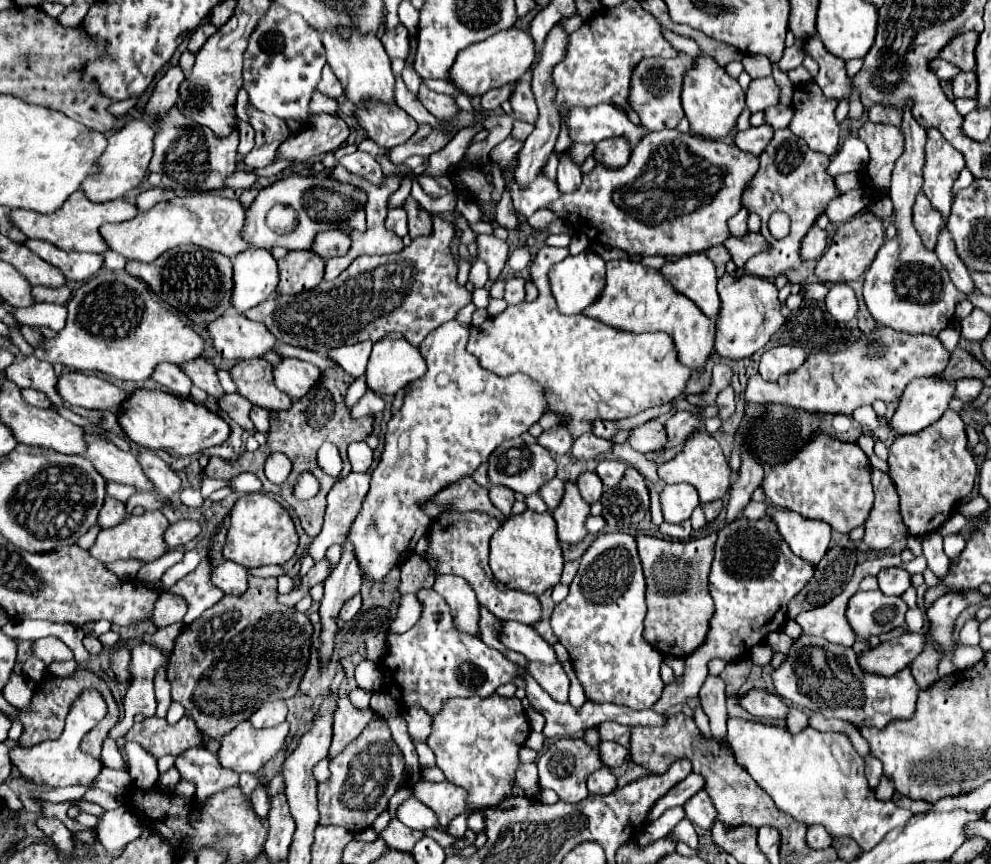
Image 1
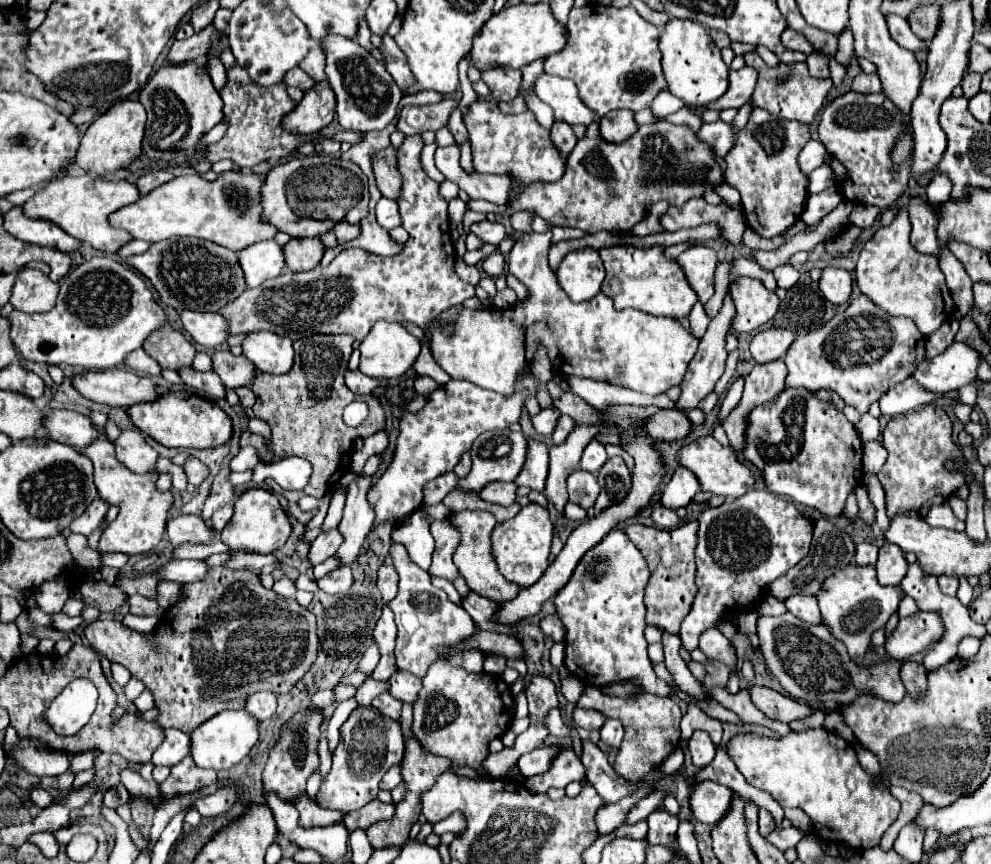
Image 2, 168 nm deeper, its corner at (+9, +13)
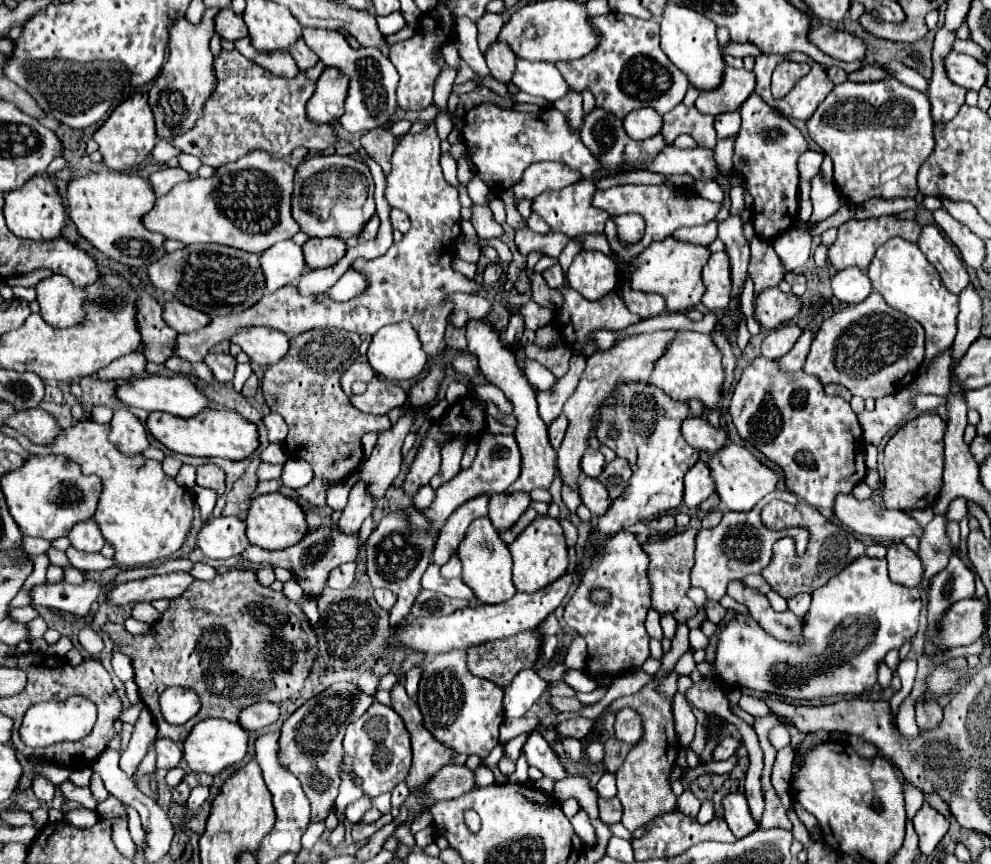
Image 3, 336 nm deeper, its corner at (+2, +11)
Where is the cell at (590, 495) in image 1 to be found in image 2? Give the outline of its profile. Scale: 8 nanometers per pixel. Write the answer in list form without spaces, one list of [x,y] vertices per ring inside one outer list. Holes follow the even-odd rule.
[[[578,469],[568,477],[568,493],[570,493],[572,503],[584,509],[590,509],[594,507],[594,501],[600,493],[600,485],[592,473]]]

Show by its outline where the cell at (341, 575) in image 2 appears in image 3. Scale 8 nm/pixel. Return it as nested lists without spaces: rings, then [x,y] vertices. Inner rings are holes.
[[[343,563],[339,567],[335,567],[331,573],[329,573],[329,581],[327,585],[331,589],[349,589],[351,583],[355,579],[355,563]]]

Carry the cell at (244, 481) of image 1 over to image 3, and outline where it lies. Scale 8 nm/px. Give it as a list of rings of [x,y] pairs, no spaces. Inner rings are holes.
[[[287,459],[283,465],[283,473],[281,473],[281,481],[285,487],[297,489],[307,485],[313,479],[313,469],[309,463],[301,461],[301,459]]]

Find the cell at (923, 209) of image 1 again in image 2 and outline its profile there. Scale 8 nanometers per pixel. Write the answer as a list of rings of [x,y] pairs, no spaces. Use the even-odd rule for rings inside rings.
[[[920,197],[910,199],[908,217],[910,217],[910,223],[912,223],[910,241],[912,241],[914,249],[924,253],[924,255],[938,257],[940,255],[940,241],[936,237],[938,219],[936,219],[930,203],[920,199]]]

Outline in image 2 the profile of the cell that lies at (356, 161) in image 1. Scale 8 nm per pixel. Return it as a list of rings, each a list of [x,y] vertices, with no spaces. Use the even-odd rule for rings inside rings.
[[[234,65],[232,69],[226,69],[226,85],[222,87],[220,95],[224,101],[224,119],[228,121],[228,131],[226,135],[214,143],[204,147],[204,157],[210,163],[222,161],[222,159],[230,159],[234,163],[234,169],[244,169],[244,167],[254,167],[262,161],[280,161],[288,155],[294,153],[294,149],[298,147],[298,143],[311,142],[313,139],[318,140],[322,145],[322,149],[326,153],[334,153],[340,151],[340,143],[322,137],[320,133],[311,135],[292,135],[286,129],[282,129],[282,119],[296,107],[296,103],[290,99],[288,95],[288,87],[286,83],[282,85],[270,85],[270,89],[262,89],[260,85],[254,85],[254,81],[250,81],[250,75],[246,73],[246,69]],[[238,69],[238,71],[236,71]],[[230,153],[238,153],[238,155],[230,155]]]

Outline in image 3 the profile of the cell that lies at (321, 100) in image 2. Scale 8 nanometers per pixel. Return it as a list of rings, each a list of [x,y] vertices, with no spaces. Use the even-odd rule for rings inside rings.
[[[327,67],[319,81],[313,97],[307,103],[307,119],[313,123],[335,123],[343,115],[343,101],[347,91],[347,79],[335,67]]]

